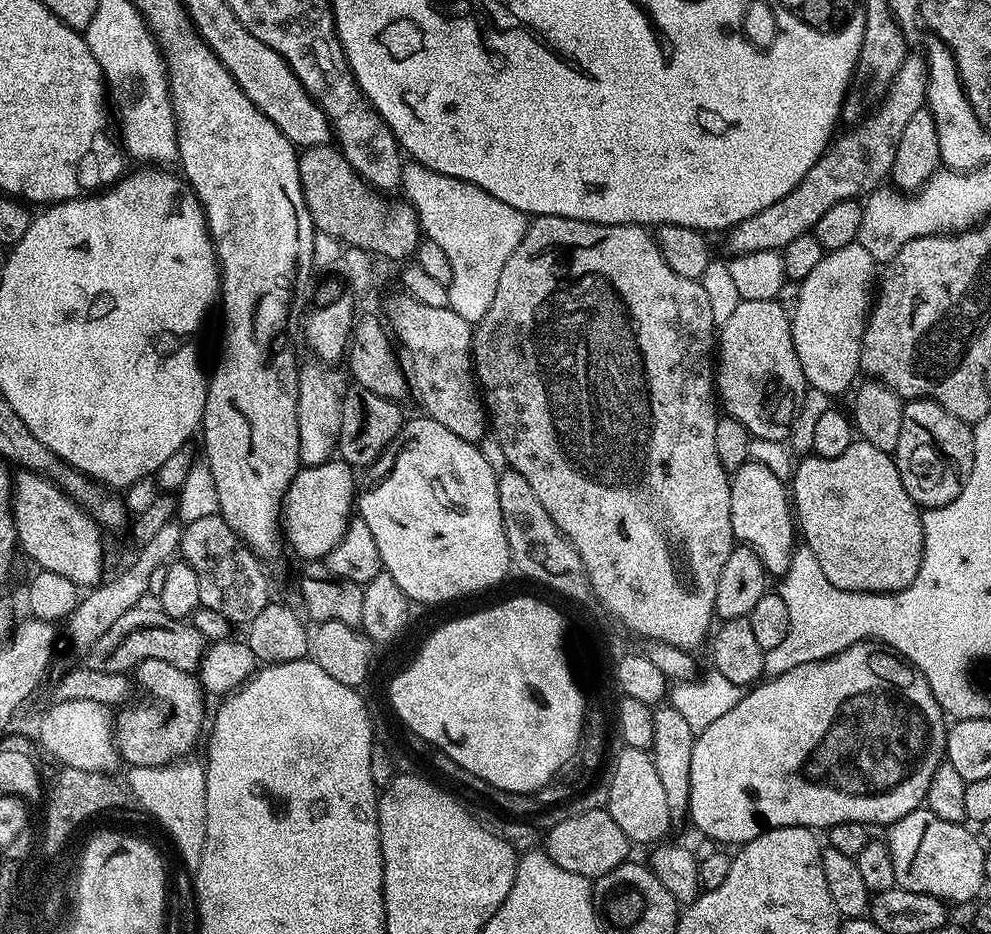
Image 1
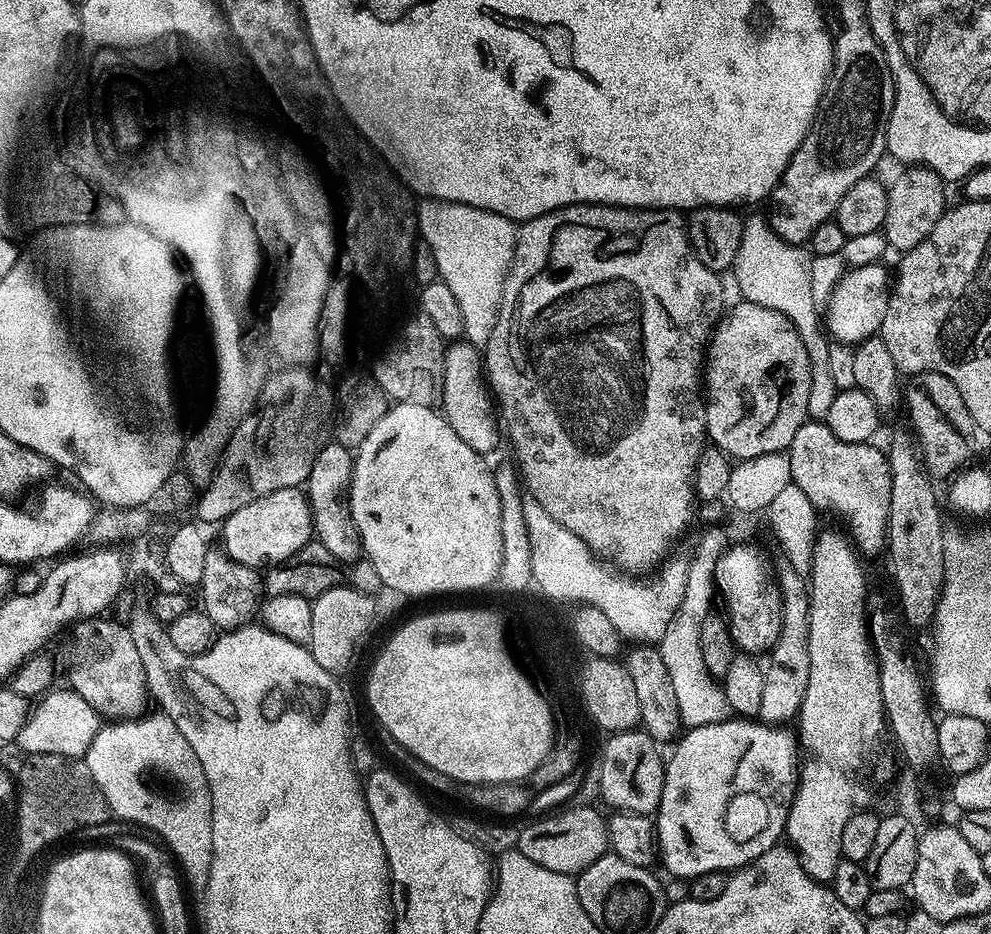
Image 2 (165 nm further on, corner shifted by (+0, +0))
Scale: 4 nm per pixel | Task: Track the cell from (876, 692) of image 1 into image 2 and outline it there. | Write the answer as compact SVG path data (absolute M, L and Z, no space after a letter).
M729 718L718 722L717 724L707 724L697 728L689 728L675 741L676 749L672 752L672 757L667 757L664 766L664 785L662 786L662 798L654 813L655 821L655 839L658 841L659 859L664 859L664 868L668 872L673 872L676 876L685 876L691 878L701 876L707 872L728 872L737 868L744 868L750 862L754 862L766 850L777 847L776 840L785 835L788 826L788 804L784 802L791 801L798 783L798 760L796 764L796 748L798 749L798 740L795 735L792 736L784 726L773 726L761 722L756 718Z

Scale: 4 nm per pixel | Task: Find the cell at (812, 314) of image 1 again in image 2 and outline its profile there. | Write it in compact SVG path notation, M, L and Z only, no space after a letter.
M877 262L849 267L848 273L833 286L832 297L828 300L828 316L826 312L826 328L833 341L855 346L879 333L882 318L886 318L890 291L890 272L882 265Z

